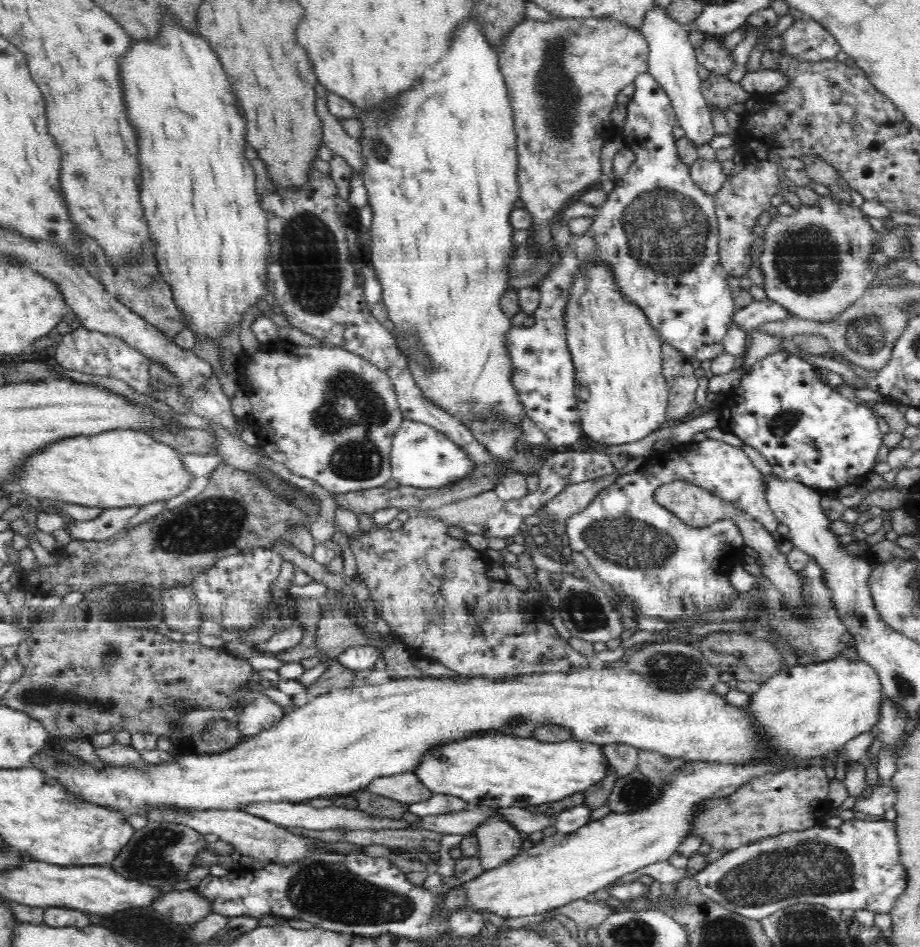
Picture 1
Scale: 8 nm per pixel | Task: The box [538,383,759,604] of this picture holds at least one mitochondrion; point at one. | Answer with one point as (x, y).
(626, 541)

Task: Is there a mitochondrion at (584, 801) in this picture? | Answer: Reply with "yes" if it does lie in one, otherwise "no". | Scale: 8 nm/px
no

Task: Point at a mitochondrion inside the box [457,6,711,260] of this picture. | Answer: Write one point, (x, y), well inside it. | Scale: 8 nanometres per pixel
(555, 89)

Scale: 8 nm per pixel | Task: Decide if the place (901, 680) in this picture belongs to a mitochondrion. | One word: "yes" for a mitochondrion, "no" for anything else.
yes

